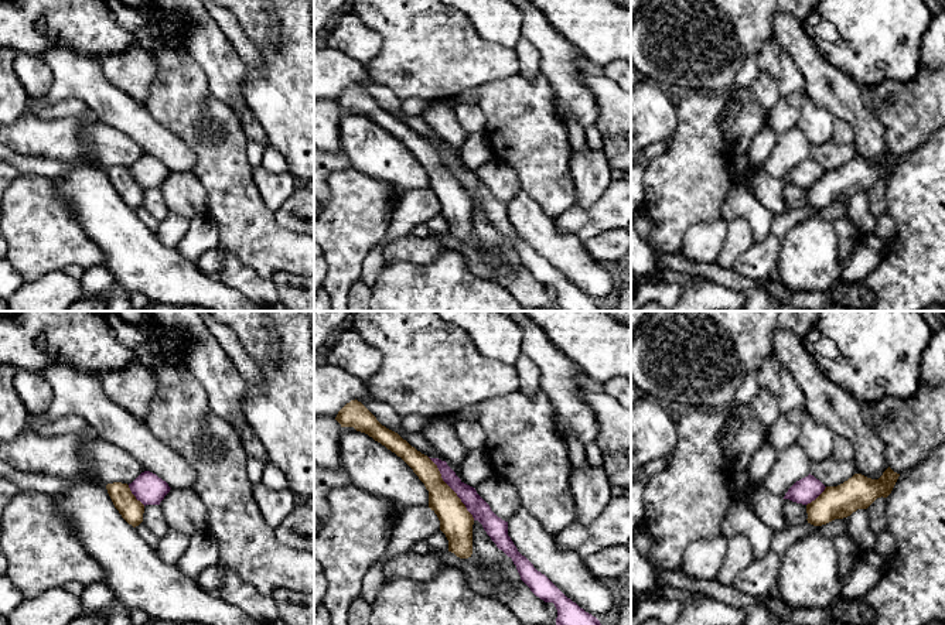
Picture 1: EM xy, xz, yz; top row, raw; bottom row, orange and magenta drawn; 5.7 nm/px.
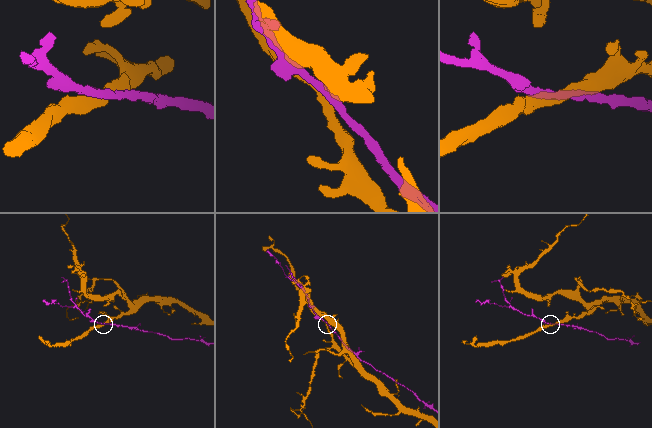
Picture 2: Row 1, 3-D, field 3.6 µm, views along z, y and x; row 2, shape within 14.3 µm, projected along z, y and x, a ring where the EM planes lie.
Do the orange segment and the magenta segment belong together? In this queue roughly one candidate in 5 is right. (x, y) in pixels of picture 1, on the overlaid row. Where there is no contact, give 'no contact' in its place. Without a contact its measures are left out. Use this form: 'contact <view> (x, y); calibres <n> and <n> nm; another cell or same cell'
contact xz (450, 488); calibres 190 and 110 nm; another cell

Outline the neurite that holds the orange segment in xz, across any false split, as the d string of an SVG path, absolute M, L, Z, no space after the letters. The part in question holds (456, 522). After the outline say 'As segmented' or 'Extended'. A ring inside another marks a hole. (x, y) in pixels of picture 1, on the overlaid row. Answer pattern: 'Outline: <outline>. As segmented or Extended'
Outline: M356 399L347 403L335 420L341 427L354 427L356 431L368 434L413 469L429 491L429 508L440 520L440 530L448 540L448 551L460 559L471 557L474 518L457 493L443 481L437 465L398 433L382 426Z. As segmented

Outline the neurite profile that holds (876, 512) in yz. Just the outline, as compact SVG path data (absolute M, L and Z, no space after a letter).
M877 498L867 508L867 523L871 532L877 536L887 532L887 498Z

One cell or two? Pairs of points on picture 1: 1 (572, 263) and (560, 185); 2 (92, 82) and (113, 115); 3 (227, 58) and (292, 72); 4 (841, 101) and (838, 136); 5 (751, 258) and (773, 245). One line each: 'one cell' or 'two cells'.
1: two cells
2: one cell
3: two cells
4: two cells
5: one cell

